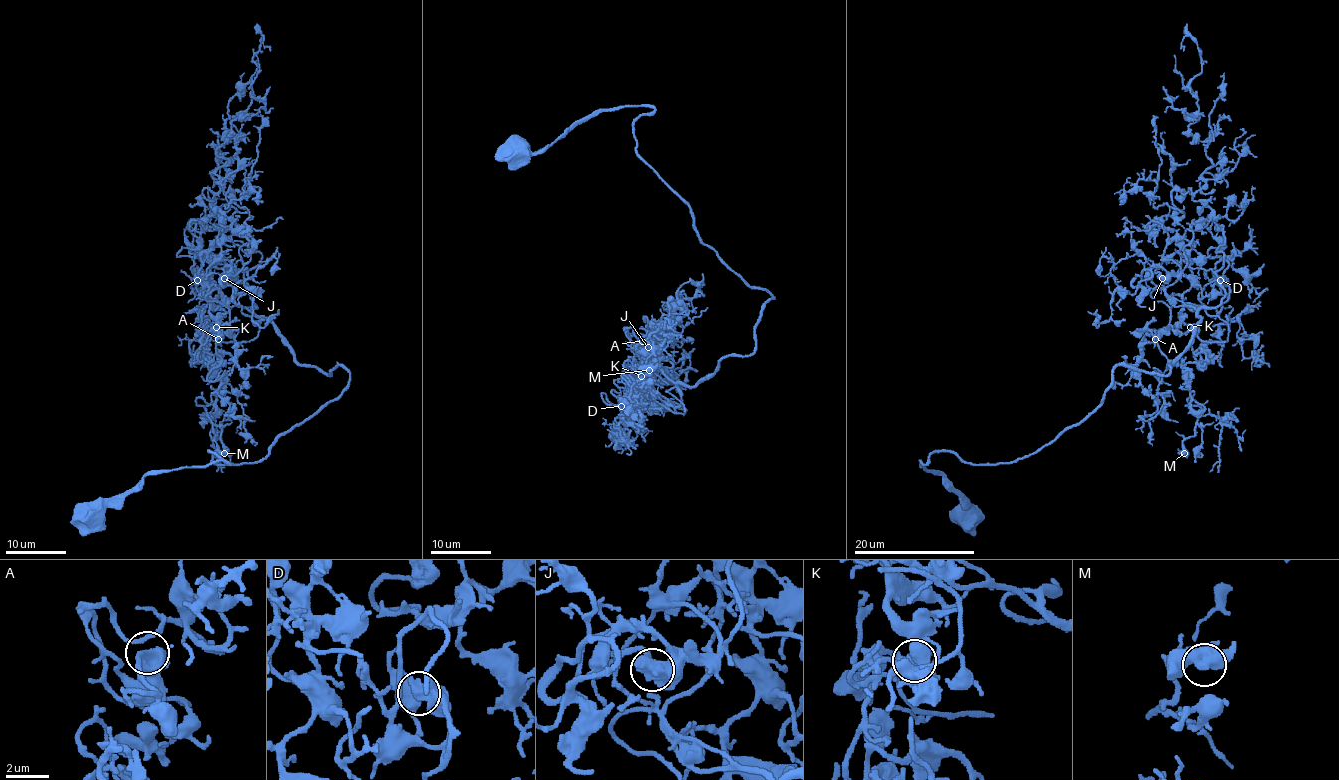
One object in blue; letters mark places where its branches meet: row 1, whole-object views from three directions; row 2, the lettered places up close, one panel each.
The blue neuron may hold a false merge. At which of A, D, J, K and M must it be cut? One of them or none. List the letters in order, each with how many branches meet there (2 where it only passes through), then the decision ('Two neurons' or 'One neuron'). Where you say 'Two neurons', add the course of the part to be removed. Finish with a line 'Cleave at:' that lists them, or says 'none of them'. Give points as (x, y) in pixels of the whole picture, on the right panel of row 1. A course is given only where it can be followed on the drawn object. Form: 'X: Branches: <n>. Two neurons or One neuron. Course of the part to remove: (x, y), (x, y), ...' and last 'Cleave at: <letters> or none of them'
A: Branches: 3. One neuron
D: Branches: 3. One neuron
J: Branches: 3. One neuron
K: Branches: 3. One neuron
M: Branches: 3. One neuron
Cleave at: none of them

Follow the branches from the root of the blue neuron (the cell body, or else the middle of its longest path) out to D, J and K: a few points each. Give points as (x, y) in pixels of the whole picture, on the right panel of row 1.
D: (966, 518), (921, 460), (1016, 462), (1081, 422), (1117, 365), (1166, 375), (1225, 295), (1224, 257), (1220, 280)
J: (966, 518), (921, 460), (1016, 462), (1081, 422), (1117, 365), (1166, 375), (1201, 319), (1161, 278)
K: (966, 518), (921, 460), (1034, 454), (1101, 403), (1117, 365), (1166, 375), (1202, 307), (1228, 339), (1190, 327)

